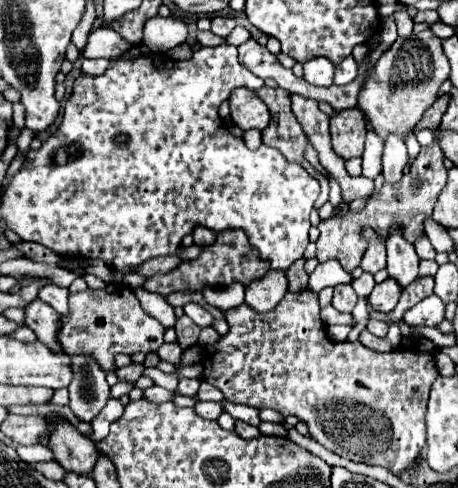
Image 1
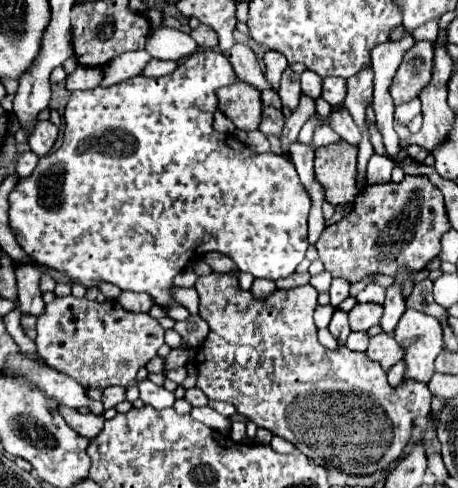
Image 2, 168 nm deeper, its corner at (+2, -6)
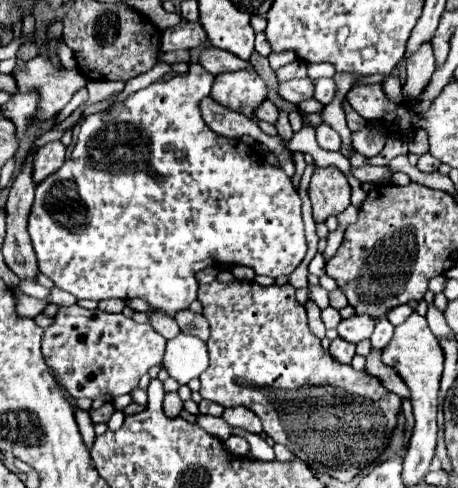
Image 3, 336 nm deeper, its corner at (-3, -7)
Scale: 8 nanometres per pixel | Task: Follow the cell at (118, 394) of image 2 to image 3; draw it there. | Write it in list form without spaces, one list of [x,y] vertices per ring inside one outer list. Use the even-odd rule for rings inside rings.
[[[106,402],[100,410],[92,410],[92,422],[108,422],[110,416],[114,414],[114,404],[112,402]]]

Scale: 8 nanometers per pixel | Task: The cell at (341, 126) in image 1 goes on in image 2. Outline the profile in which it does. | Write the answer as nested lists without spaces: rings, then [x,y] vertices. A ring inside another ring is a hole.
[[[333,143],[315,151],[315,177],[325,191],[325,201],[333,207],[353,203],[359,193],[355,187],[357,147],[349,143]]]

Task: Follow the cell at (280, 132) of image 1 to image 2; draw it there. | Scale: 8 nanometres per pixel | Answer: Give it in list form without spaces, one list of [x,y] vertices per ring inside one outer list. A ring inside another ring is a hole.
[[[263,107],[263,119],[261,119],[261,125],[259,125],[259,131],[269,135],[279,135],[281,129],[283,129],[283,111],[275,109],[275,107]]]

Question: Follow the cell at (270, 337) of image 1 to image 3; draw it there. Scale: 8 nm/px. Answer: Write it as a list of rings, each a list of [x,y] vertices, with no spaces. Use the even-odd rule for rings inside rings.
[[[232,280],[232,282],[210,282],[210,284],[202,284],[198,290],[198,300],[204,306],[204,316],[210,322],[210,330],[212,336],[208,340],[208,354],[210,354],[210,366],[202,372],[202,398],[210,400],[210,402],[218,402],[224,408],[232,408],[232,406],[244,406],[248,410],[252,410],[264,426],[264,432],[278,444],[284,444],[286,448],[290,448],[300,460],[304,460],[306,464],[310,464],[312,470],[316,472],[328,472],[328,470],[348,470],[348,468],[368,468],[374,460],[378,460],[378,456],[388,448],[392,432],[396,430],[396,422],[398,422],[398,414],[402,410],[402,402],[400,396],[388,392],[384,388],[384,384],[380,384],[380,380],[376,380],[372,374],[368,374],[366,370],[356,370],[352,364],[340,364],[338,360],[332,360],[332,354],[328,350],[324,350],[320,346],[318,336],[312,334],[310,326],[308,326],[308,314],[306,308],[296,300],[294,296],[294,286],[284,284],[284,286],[258,286],[254,282],[240,282],[240,280]]]

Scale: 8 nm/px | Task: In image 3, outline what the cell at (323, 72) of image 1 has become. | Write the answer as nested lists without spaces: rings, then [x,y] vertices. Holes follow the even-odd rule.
[[[304,78],[304,80],[290,80],[280,84],[280,96],[292,104],[300,104],[308,98],[314,96],[314,88],[312,88],[312,80]]]

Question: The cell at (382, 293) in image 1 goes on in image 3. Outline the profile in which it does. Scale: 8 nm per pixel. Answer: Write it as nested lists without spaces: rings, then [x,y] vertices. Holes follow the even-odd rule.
[[[356,314],[338,324],[338,336],[344,338],[346,342],[358,344],[360,340],[372,336],[374,324],[376,324],[376,320],[370,314]]]

